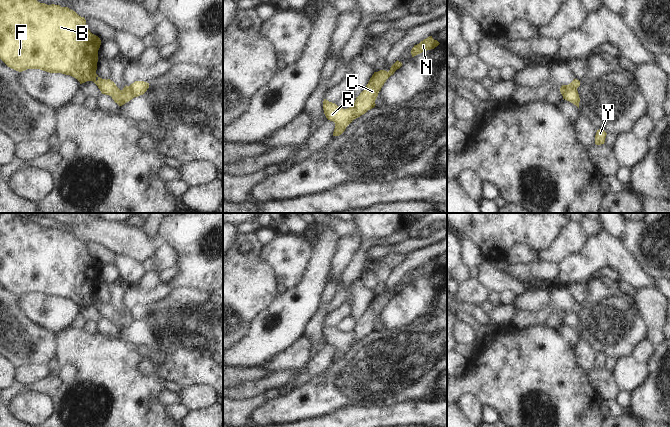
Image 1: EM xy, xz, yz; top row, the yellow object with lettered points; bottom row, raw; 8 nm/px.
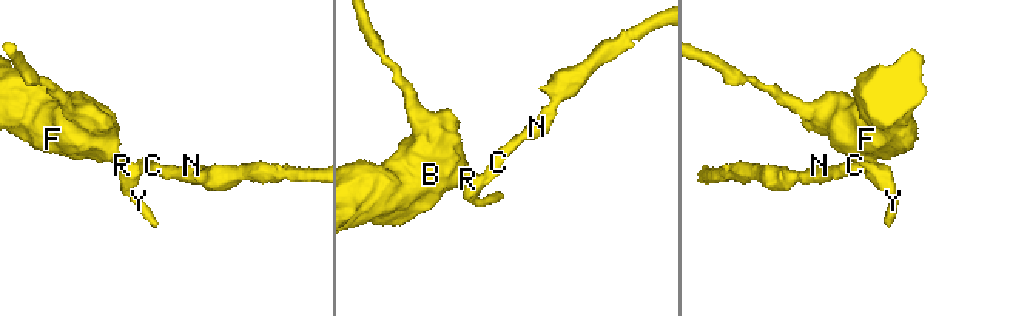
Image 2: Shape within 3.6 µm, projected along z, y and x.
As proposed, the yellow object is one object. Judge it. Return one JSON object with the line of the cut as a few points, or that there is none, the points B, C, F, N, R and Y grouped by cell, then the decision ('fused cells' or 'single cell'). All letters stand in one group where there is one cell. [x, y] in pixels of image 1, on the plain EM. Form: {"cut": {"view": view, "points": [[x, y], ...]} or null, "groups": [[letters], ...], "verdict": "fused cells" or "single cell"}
{"cut": {"view": "yz", "points": [[576, 312], [568, 312], [563, 321]]}, "groups": [["B", "F", "R", "Y"], ["C", "N"]], "verdict": "fused cells"}

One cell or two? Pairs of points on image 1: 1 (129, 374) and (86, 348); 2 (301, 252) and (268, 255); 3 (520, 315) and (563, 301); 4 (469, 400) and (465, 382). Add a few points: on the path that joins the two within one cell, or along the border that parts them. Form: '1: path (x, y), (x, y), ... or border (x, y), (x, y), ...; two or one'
1: path (118, 374), (113, 374), (97, 358); one
2: path (293, 252), (276, 253); one
3: path (531, 315), (543, 315), (552, 307); one
4: border (457, 396), (463, 393), (472, 393), (484, 406); two

